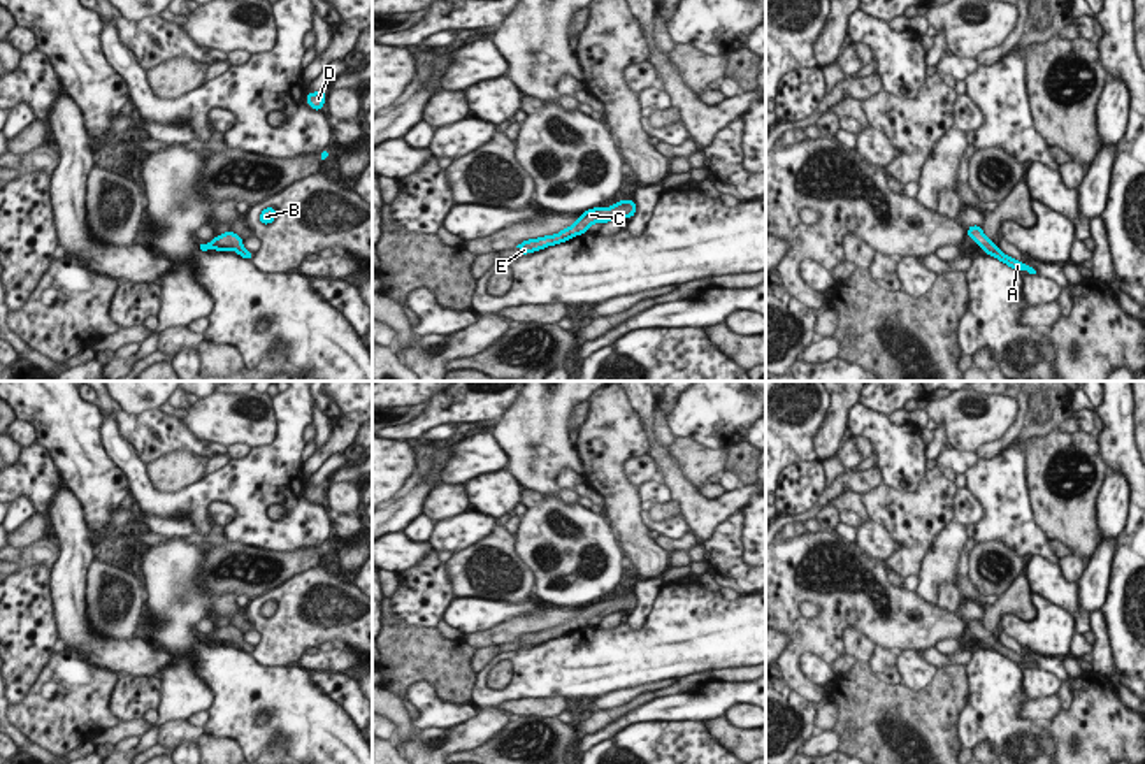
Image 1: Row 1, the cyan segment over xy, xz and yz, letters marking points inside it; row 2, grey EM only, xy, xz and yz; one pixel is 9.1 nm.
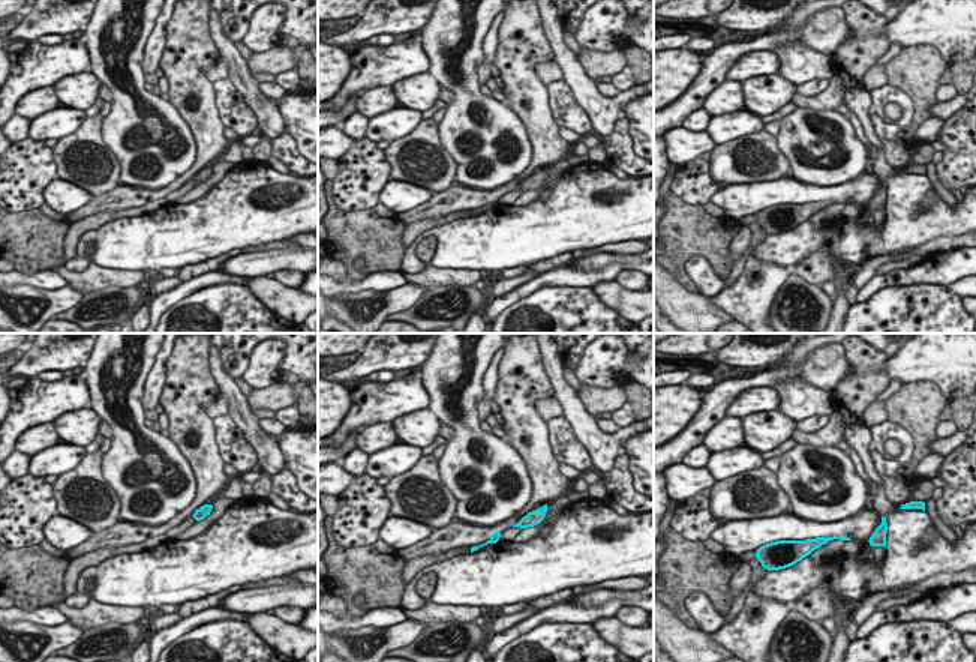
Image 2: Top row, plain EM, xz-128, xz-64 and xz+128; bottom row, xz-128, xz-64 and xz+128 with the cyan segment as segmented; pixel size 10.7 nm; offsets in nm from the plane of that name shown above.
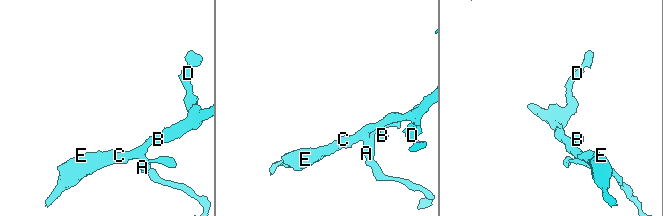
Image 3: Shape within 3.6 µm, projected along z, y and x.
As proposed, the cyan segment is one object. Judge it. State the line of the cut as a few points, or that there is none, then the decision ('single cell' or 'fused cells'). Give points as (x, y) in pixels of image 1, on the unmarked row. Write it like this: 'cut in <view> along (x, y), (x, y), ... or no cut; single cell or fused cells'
no cut; single cell

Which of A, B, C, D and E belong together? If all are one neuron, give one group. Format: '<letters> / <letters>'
A B C D E

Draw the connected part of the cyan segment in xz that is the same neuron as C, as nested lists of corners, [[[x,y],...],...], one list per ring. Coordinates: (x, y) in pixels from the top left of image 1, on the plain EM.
[[[634,592],[618,594],[613,599],[602,601],[602,602],[592,601],[592,602],[581,606],[581,609],[571,620],[560,623],[558,627],[522,634],[516,641],[520,643],[520,648],[529,648],[529,646],[544,643],[548,639],[557,639],[560,636],[565,636],[576,629],[581,629],[581,627],[588,625],[594,616],[604,618],[611,613],[618,613],[618,611],[630,613],[632,609],[636,609]]]

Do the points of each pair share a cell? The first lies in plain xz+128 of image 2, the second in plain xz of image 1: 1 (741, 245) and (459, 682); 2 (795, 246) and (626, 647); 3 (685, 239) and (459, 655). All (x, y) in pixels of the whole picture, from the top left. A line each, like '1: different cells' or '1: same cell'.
1: different cells
2: same cell
3: same cell

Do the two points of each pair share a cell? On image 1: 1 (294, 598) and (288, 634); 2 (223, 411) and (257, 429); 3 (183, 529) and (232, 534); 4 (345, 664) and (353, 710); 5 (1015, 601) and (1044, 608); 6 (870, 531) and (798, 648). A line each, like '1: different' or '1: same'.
1: same
2: same
3: different
4: different
5: different
6: different

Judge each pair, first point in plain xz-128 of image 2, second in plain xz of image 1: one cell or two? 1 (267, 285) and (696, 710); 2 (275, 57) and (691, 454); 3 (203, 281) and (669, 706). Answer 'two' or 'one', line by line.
1: two
2: one
3: one

